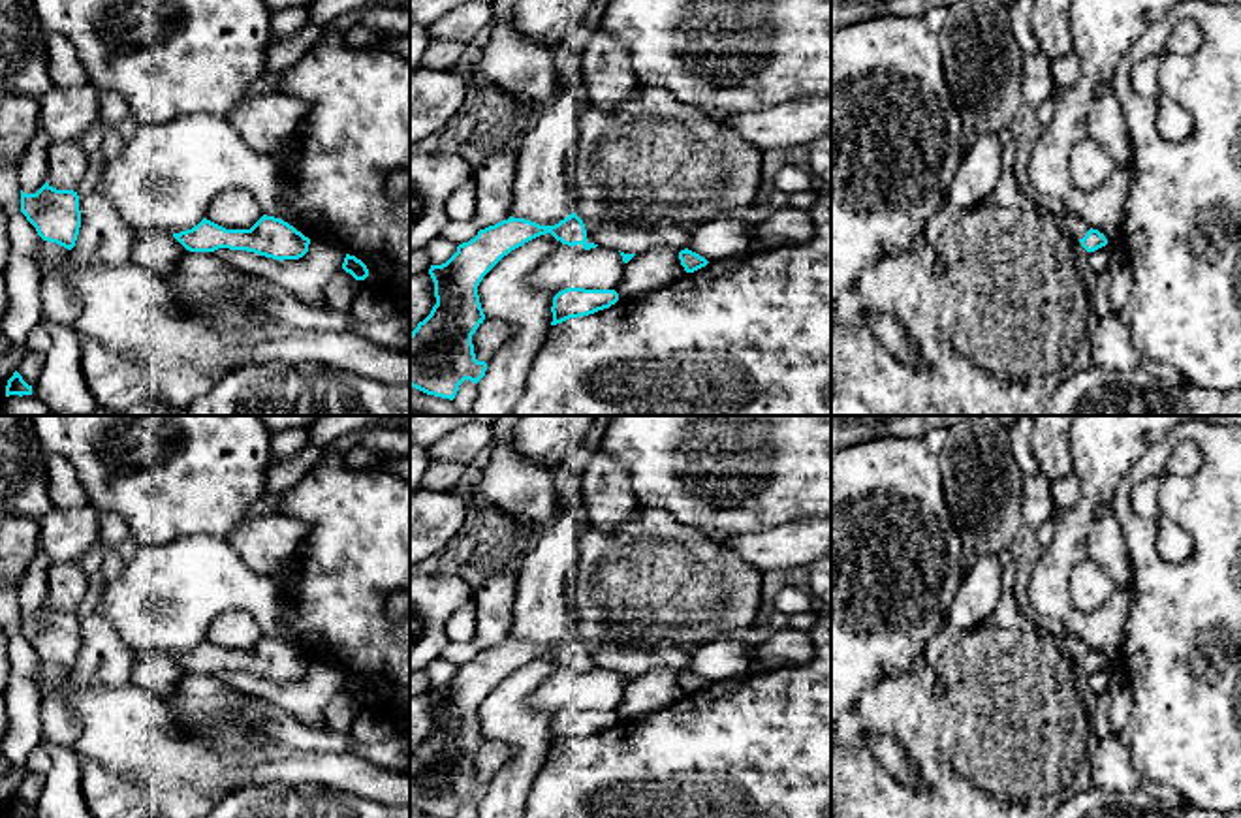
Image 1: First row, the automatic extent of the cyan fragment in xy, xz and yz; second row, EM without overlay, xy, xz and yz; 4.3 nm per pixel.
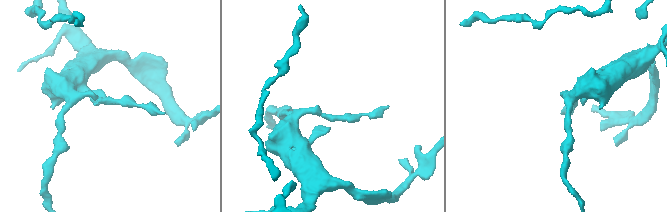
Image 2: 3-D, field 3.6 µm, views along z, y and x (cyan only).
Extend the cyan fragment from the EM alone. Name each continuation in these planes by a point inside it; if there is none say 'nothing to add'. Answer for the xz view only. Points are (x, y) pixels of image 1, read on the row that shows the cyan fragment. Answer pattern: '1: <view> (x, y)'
nothing to add

